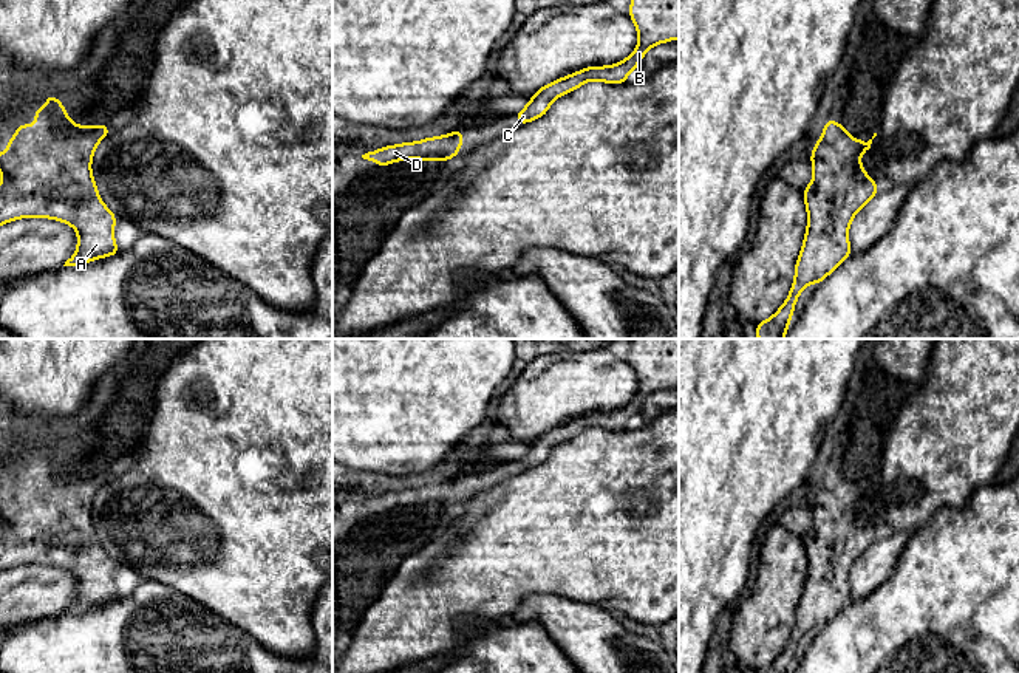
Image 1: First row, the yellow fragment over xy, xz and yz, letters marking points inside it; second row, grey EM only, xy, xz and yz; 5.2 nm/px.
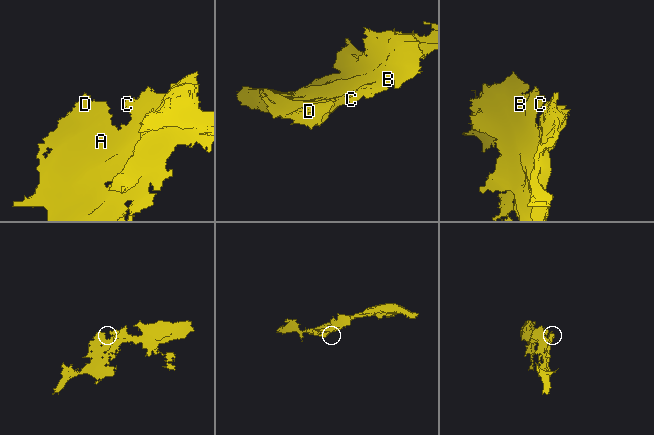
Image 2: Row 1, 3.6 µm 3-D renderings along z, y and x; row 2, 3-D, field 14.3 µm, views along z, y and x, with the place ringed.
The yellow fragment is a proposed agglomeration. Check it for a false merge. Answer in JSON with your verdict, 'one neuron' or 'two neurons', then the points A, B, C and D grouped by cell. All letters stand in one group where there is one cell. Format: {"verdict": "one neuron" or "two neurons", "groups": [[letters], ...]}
{"verdict": "one neuron", "groups": [["A", "B", "C", "D"]]}

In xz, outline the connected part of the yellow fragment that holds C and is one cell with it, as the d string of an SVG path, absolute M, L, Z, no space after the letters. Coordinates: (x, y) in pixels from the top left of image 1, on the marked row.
M631 0L629 17L637 26L639 43L625 60L608 67L588 67L550 82L532 94L530 102L515 114L518 125L544 116L550 104L588 80L625 84L628 74L640 67L654 45L679 39L679 0Z

